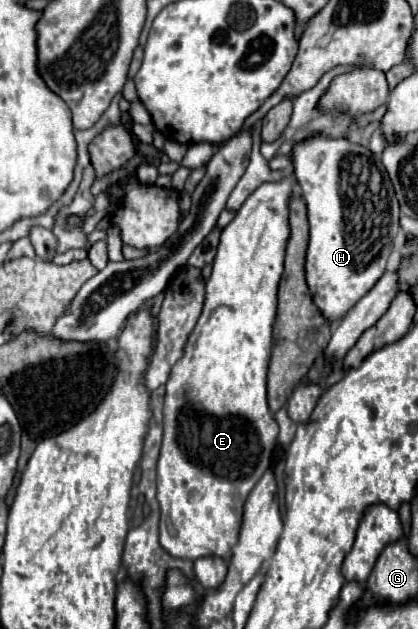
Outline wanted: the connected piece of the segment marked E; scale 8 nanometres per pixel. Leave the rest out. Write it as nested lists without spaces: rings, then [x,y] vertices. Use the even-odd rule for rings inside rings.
[[[282,178],[278,182],[266,182],[258,186],[240,206],[236,212],[234,220],[220,232],[220,244],[216,248],[216,256],[212,262],[212,274],[206,280],[206,298],[202,306],[202,314],[198,318],[196,328],[188,336],[188,342],[184,346],[184,356],[172,366],[170,378],[166,382],[166,398],[164,398],[164,440],[162,440],[162,450],[160,450],[160,460],[158,460],[158,502],[162,508],[162,518],[160,518],[160,544],[166,552],[178,558],[188,558],[188,560],[198,560],[206,556],[218,556],[222,560],[230,560],[232,556],[232,546],[238,542],[238,532],[242,524],[242,512],[244,512],[244,502],[250,494],[250,490],[256,486],[256,482],[262,478],[262,474],[270,466],[270,456],[276,446],[278,438],[278,424],[268,410],[266,402],[266,372],[268,372],[268,360],[270,360],[270,350],[272,350],[272,326],[276,320],[276,294],[278,294],[278,284],[284,272],[284,252],[290,236],[288,228],[288,204],[292,190],[296,186],[294,178]]]

